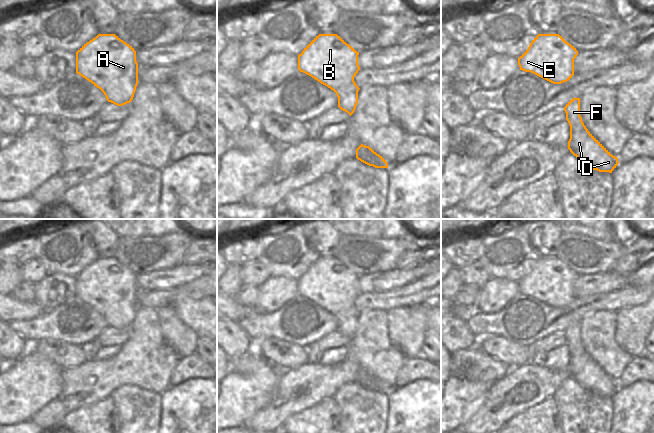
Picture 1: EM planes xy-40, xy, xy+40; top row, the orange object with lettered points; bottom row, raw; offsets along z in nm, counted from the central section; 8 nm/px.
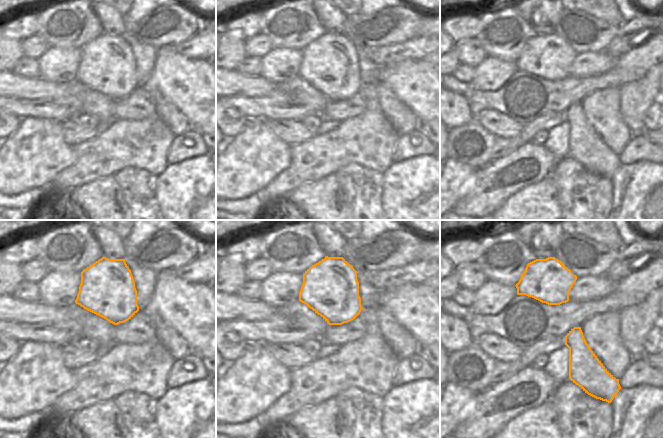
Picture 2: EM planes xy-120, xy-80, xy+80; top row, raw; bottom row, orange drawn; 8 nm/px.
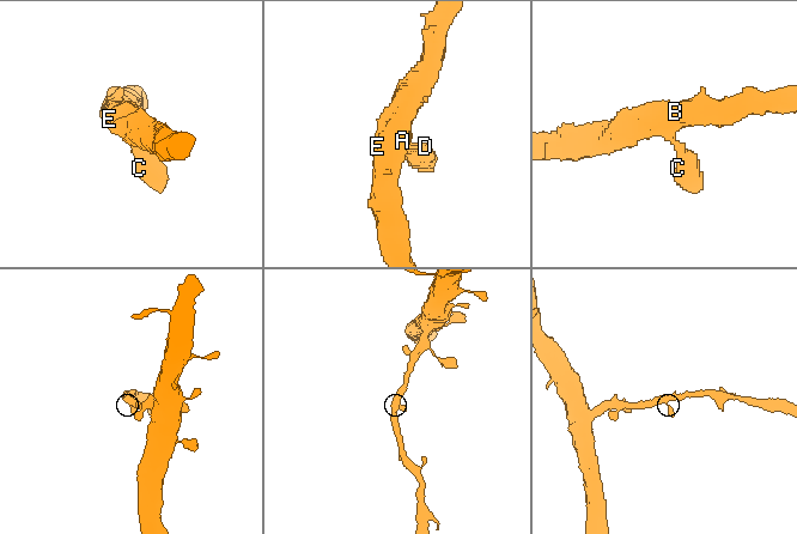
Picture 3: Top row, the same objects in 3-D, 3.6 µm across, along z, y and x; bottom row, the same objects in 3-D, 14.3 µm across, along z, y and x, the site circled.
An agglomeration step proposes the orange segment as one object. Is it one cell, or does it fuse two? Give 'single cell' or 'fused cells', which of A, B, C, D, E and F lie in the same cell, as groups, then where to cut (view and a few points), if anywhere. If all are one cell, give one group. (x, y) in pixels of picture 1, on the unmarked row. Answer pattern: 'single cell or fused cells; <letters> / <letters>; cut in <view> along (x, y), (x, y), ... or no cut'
single cell; A B C D E F; no cut

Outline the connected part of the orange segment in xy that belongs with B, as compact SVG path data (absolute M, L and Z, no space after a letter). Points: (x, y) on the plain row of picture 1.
M319 258L298 279L298 293L333 314L338 321L338 331L351 340L356 333L360 313L354 305L360 294L358 279L359 276L337 258Z

